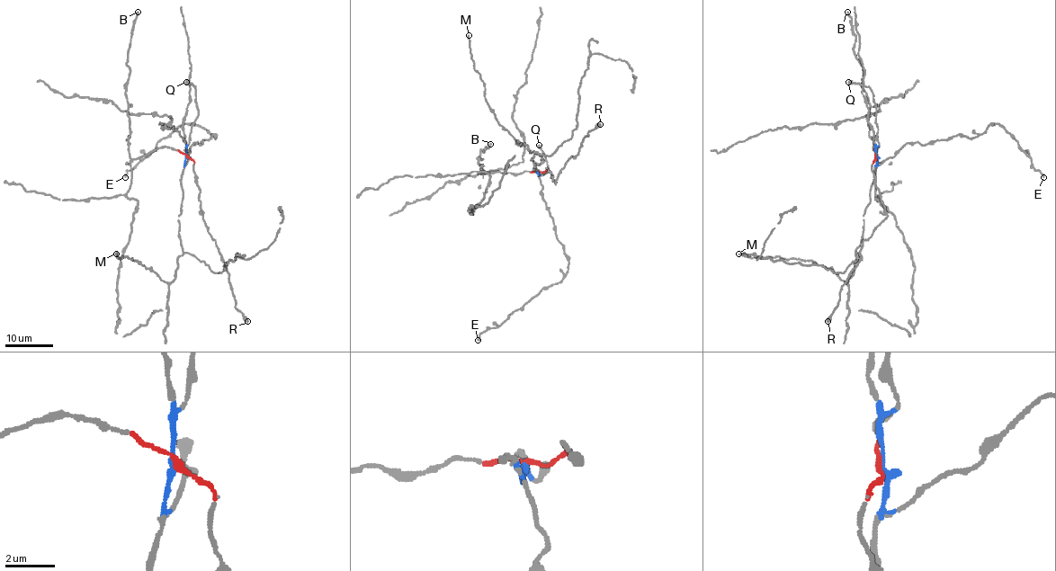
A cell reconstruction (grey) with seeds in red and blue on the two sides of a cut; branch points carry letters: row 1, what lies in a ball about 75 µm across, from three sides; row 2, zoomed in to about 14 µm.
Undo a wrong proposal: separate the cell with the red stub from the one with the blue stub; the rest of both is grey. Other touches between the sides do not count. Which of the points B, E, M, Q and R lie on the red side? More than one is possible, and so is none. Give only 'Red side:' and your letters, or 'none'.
Red side: B, R

